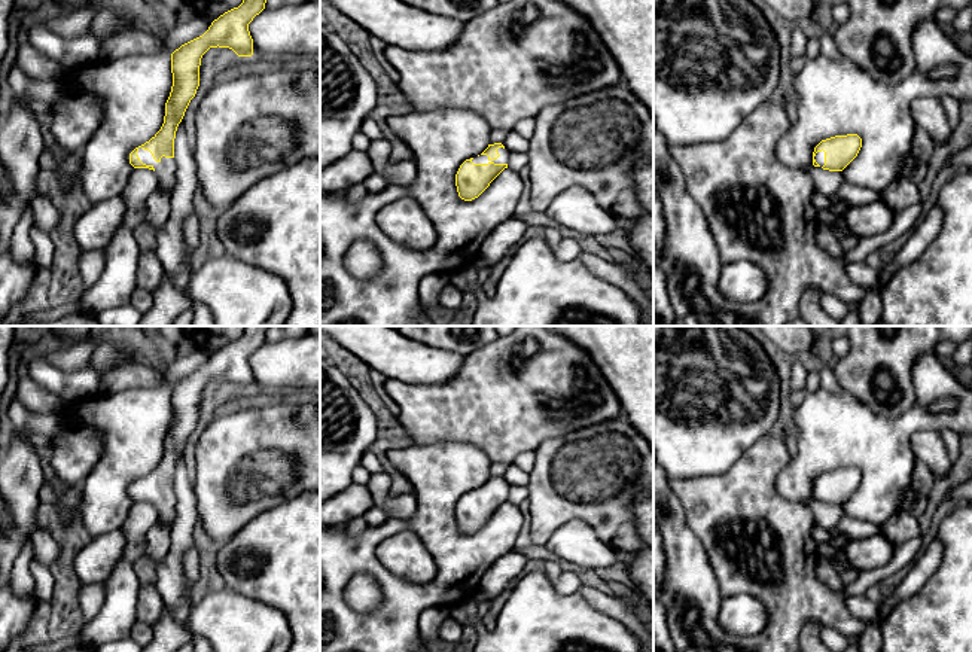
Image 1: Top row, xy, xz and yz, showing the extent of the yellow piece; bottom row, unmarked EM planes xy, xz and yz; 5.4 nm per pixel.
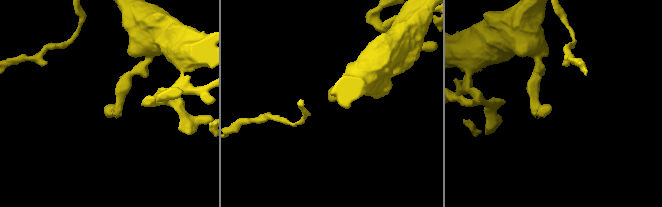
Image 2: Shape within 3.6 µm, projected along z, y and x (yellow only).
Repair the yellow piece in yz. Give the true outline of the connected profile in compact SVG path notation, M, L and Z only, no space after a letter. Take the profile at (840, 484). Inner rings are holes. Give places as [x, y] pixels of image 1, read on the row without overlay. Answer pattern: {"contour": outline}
{"contour": "M857 467L835 469L822 473L813 485L813 499L829 505L842 505L859 487L862 472Z"}

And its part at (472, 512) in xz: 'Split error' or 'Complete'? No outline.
Split error

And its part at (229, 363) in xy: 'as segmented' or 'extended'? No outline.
extended

